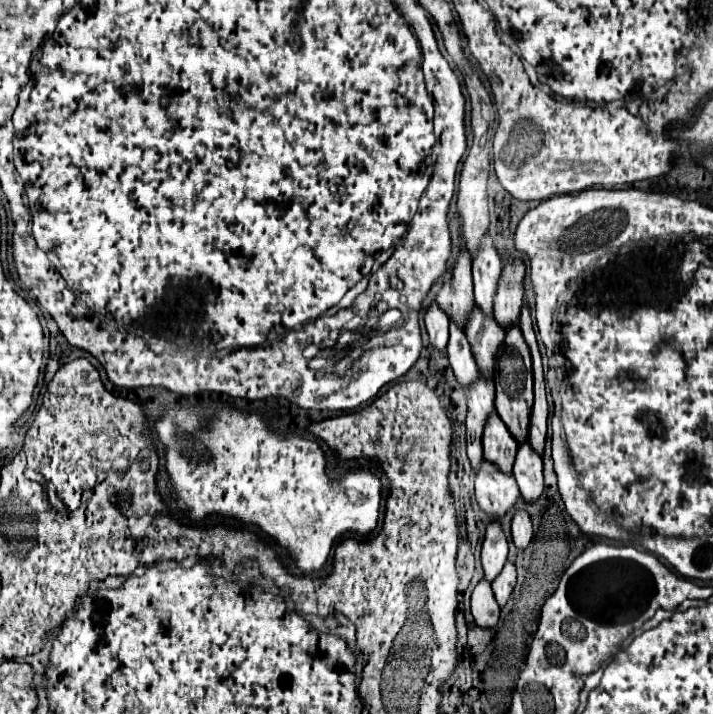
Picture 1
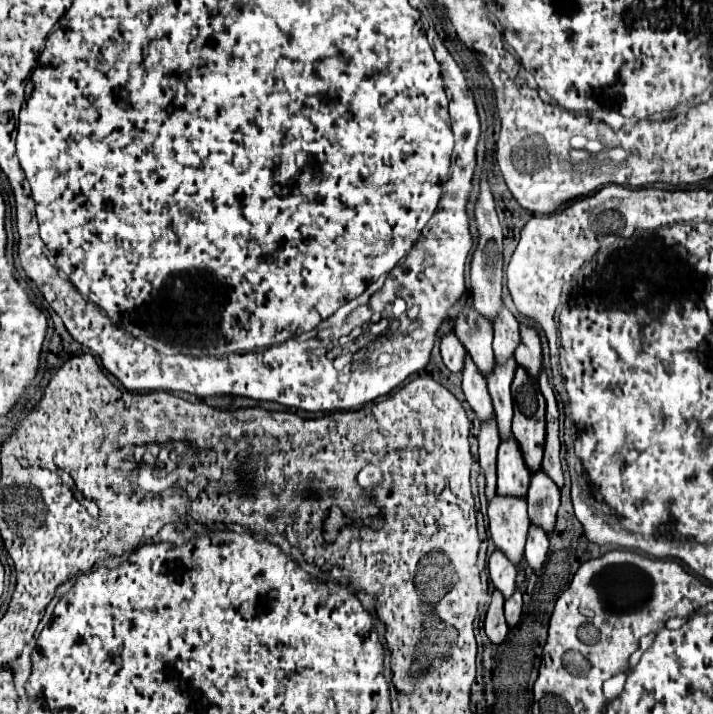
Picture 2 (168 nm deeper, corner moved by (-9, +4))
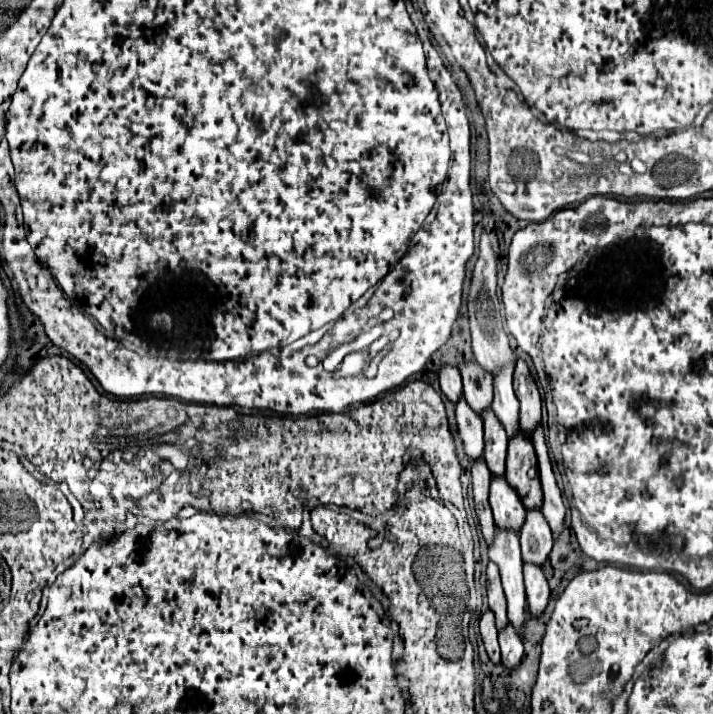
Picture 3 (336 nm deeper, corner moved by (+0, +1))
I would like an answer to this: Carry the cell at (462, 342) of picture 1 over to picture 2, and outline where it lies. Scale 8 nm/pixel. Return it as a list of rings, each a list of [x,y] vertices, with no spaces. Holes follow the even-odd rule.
[[[466,357],[466,367],[462,373],[462,389],[464,389],[466,401],[472,407],[472,411],[476,413],[476,417],[480,421],[490,421],[494,417],[494,409],[492,409],[492,399],[488,395],[486,379],[482,379],[482,375],[478,373],[478,369],[470,357]]]

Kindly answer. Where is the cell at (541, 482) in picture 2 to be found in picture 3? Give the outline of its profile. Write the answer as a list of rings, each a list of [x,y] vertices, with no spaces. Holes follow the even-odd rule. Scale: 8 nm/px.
[[[527,510],[519,536],[521,536],[523,560],[543,564],[551,552],[553,536],[551,536],[551,528],[545,522],[545,516],[541,510]]]

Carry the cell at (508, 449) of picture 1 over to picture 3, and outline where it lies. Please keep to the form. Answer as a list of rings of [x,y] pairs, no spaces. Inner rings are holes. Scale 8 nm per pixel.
[[[503,474],[491,478],[489,502],[491,502],[493,518],[495,518],[497,526],[519,530],[521,522],[525,520],[525,506],[521,502],[517,490],[509,486],[509,482]]]

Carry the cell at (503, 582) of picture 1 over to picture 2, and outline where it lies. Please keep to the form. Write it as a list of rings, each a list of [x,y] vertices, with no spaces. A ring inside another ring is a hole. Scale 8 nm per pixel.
[[[516,591],[506,601],[504,609],[506,609],[506,623],[508,623],[510,629],[514,629],[520,623],[520,619],[522,619],[522,595],[520,595],[520,591]]]

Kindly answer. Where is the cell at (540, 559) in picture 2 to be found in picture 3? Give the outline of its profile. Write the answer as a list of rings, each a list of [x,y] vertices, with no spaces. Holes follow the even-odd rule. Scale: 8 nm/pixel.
[[[533,562],[523,564],[523,576],[525,576],[525,588],[527,588],[527,604],[531,608],[531,614],[537,616],[545,610],[551,590],[547,586],[541,566],[537,566]]]

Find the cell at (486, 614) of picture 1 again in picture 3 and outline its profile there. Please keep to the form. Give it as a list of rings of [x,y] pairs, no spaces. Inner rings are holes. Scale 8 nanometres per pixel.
[[[487,610],[483,616],[481,616],[481,638],[483,638],[483,644],[485,644],[485,650],[489,654],[489,658],[497,664],[501,658],[499,658],[499,642],[497,642],[497,626],[495,626],[495,614],[491,610]]]

